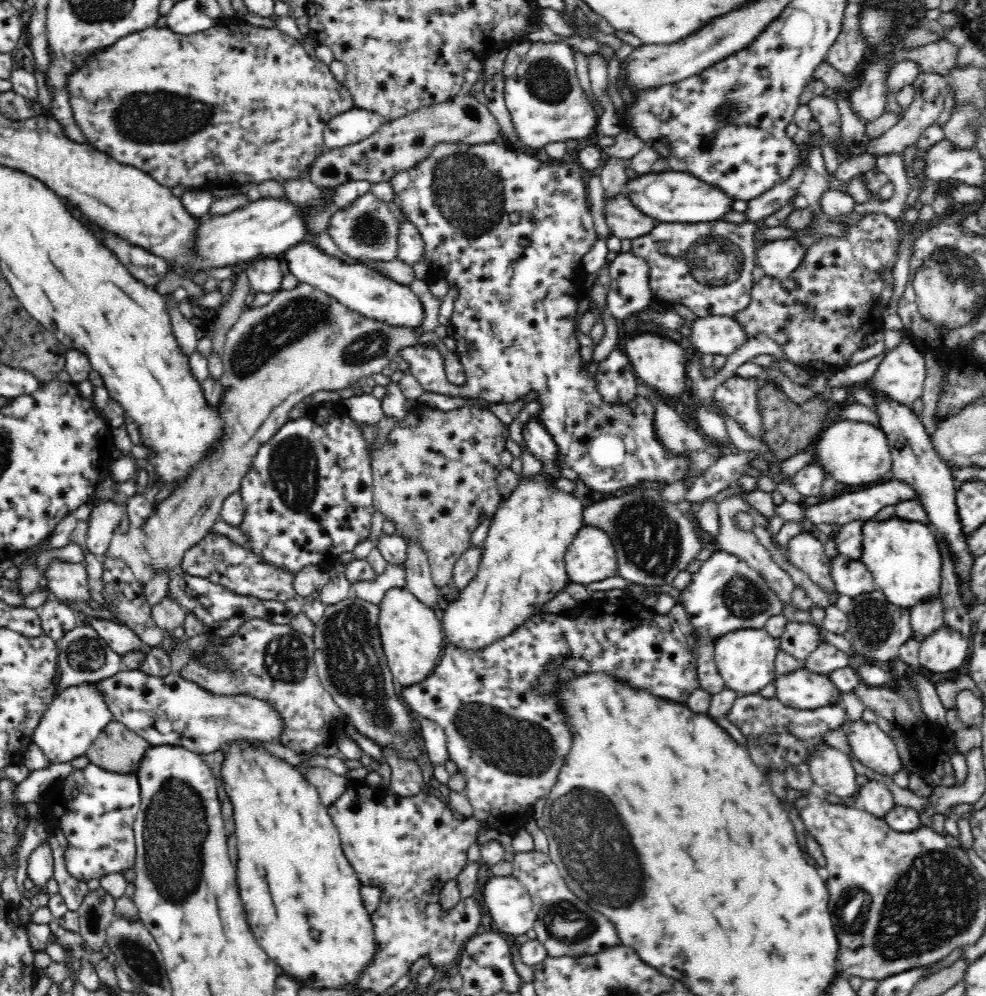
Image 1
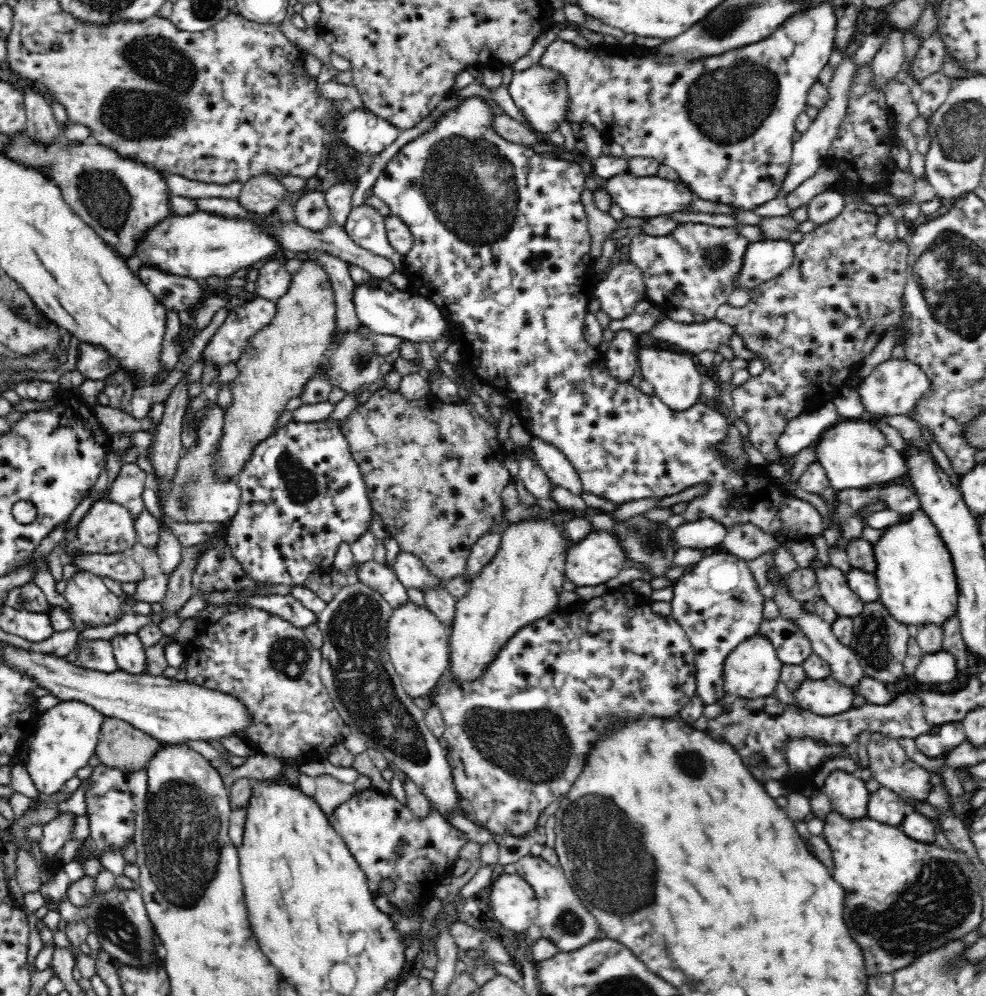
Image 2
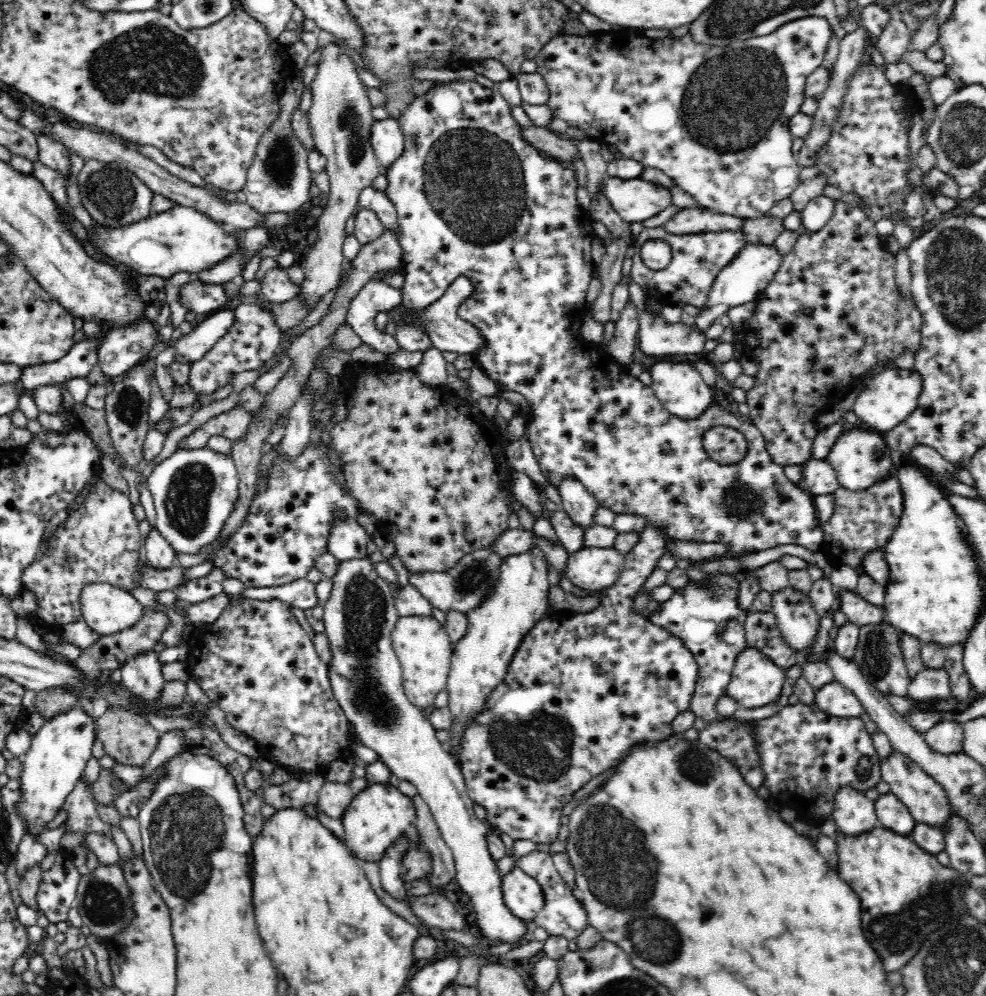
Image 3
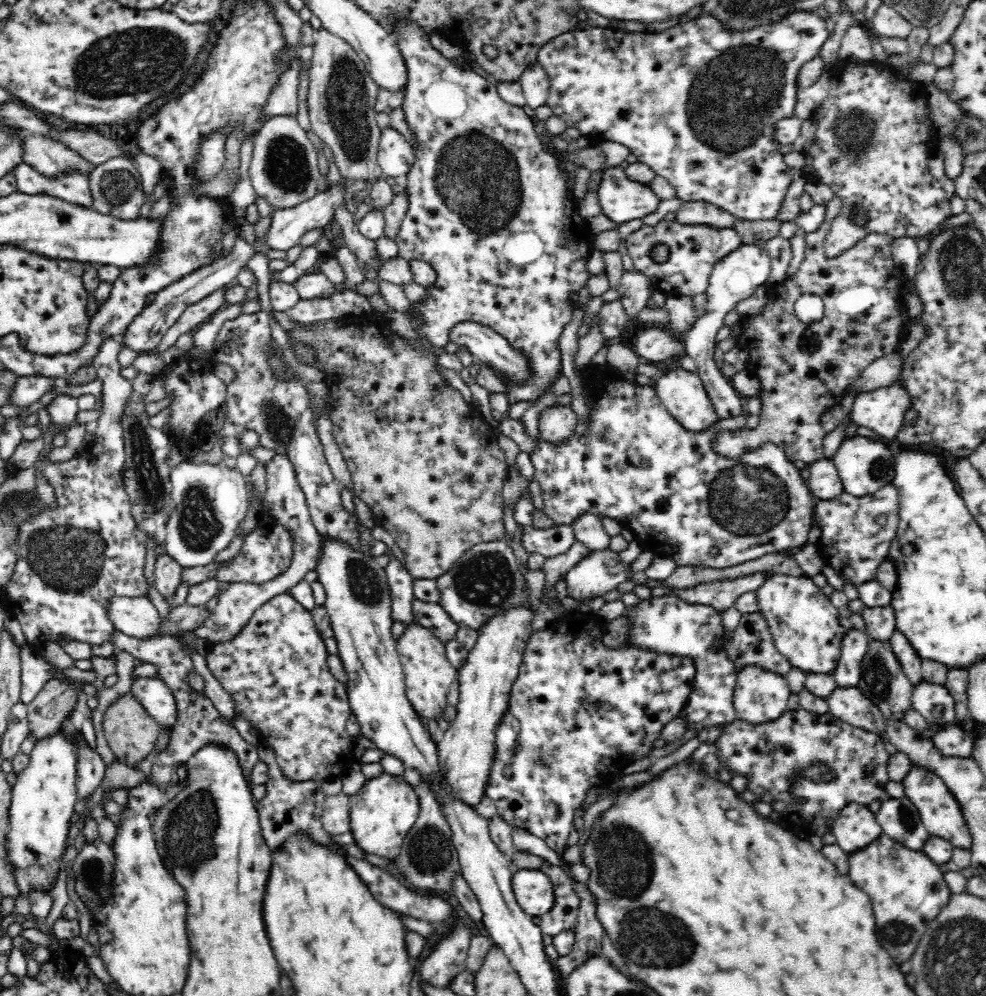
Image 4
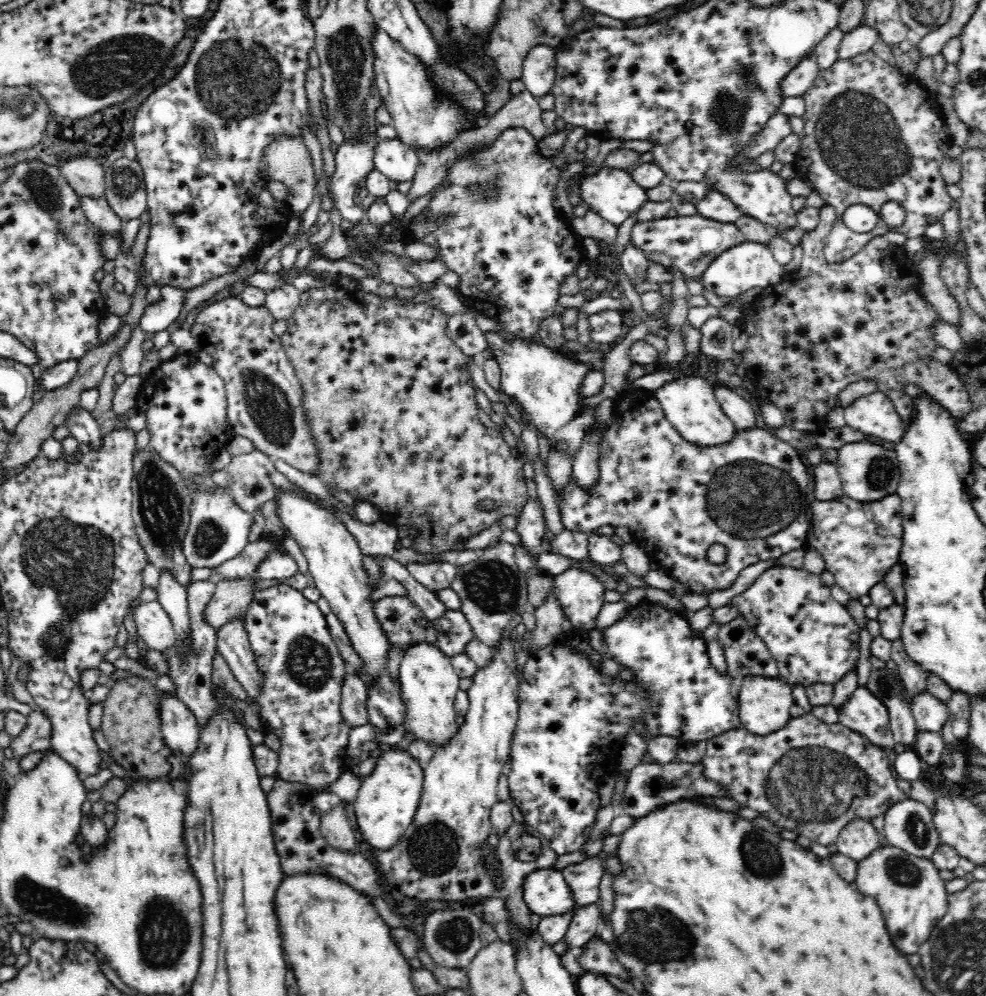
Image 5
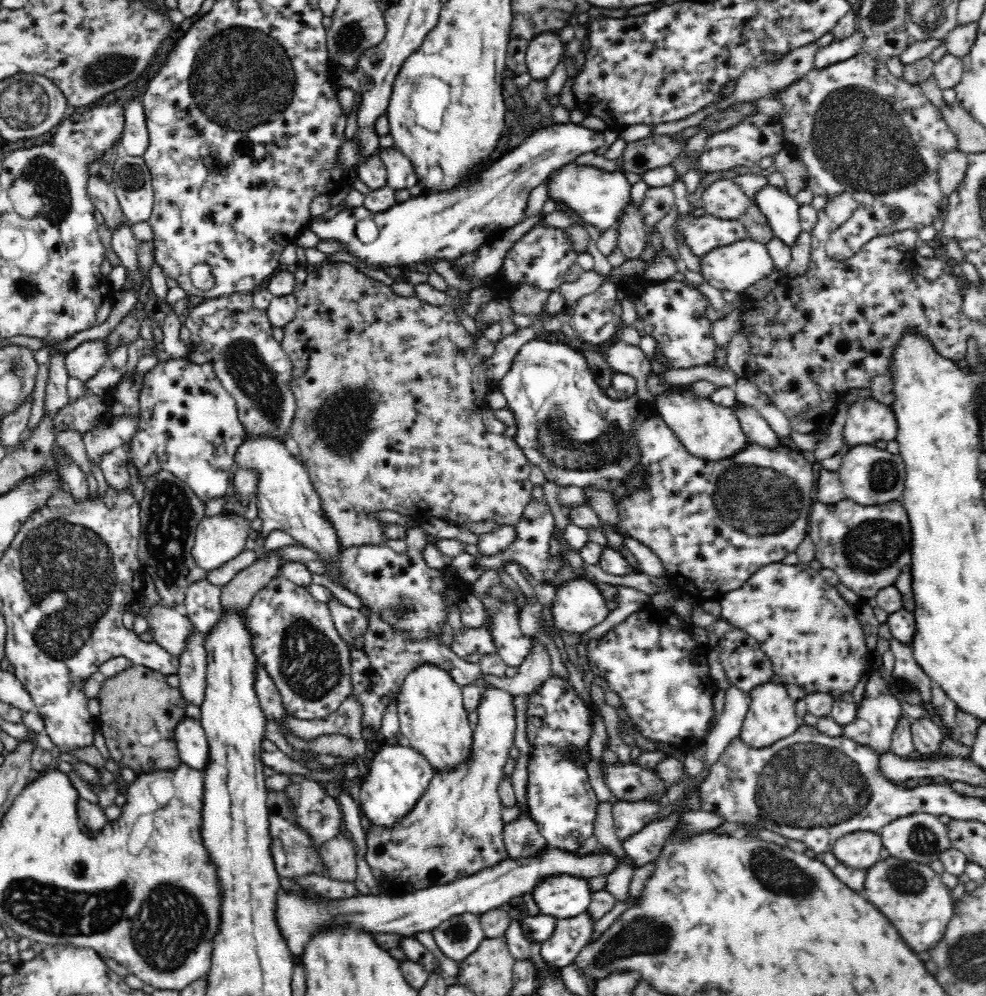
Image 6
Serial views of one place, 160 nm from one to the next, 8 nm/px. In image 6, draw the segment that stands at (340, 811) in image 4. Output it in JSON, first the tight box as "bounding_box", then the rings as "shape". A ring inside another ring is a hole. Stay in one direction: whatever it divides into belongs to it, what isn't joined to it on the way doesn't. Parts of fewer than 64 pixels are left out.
{"bounding_box":[318,832,356,882],"shape":[[[338,832],[334,838],[326,840],[318,848],[327,868],[327,876],[332,880],[354,882],[356,878],[356,850],[352,842]]]}

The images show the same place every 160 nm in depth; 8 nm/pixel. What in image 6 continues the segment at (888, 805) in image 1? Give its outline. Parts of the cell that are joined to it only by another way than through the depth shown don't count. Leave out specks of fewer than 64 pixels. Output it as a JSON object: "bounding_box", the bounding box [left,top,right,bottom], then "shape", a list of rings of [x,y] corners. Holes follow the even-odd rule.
{"bounding_box":[878,812,951,865],"shape":[[[912,812],[908,816],[900,816],[899,819],[886,824],[878,833],[883,845],[886,846],[892,856],[926,865],[938,860],[940,852],[951,847],[947,826],[942,824],[938,816],[927,812]]]}

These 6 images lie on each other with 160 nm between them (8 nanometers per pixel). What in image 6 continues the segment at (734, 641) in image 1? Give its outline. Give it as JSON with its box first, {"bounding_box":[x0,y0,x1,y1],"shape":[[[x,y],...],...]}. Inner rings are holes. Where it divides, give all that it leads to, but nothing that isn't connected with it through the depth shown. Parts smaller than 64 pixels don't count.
{"bounding_box":[740,682,798,748],"shape":[[[768,682],[750,690],[750,706],[742,724],[740,737],[754,748],[764,748],[782,740],[798,728],[795,700],[788,695],[785,684]]]}

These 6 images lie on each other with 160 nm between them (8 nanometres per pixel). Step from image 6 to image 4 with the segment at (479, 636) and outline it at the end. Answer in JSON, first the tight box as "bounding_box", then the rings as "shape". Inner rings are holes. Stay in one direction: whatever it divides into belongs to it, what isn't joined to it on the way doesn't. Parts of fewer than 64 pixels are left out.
{"bounding_box":[411,598,459,643],"shape":[[[412,598],[411,610],[413,623],[423,625],[424,628],[432,629],[441,641],[446,643],[455,638],[459,625],[444,611],[439,602],[428,602],[419,598]]]}

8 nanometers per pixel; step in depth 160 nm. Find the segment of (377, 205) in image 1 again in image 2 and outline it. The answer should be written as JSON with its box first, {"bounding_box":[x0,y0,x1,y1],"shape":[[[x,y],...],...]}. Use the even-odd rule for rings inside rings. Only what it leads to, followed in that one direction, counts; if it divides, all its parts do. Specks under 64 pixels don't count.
{"bounding_box":[342,203,405,272],"shape":[[[366,203],[351,209],[342,226],[348,236],[356,245],[377,254],[389,258],[396,270],[403,272],[405,268],[405,255],[396,252],[390,244],[385,227],[385,217]]]}

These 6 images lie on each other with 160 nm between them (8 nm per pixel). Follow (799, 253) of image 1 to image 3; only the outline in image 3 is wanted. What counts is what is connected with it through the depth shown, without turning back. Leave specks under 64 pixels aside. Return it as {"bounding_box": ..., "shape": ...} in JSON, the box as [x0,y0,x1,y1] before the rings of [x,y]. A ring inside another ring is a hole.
{"bounding_box":[693,243,784,332],"shape":[[[748,243],[736,258],[723,268],[717,276],[708,295],[707,307],[698,314],[693,326],[704,332],[710,324],[716,322],[718,316],[726,316],[732,306],[740,306],[758,298],[767,284],[773,279],[782,264],[784,254],[779,253],[779,248],[773,244]]]}

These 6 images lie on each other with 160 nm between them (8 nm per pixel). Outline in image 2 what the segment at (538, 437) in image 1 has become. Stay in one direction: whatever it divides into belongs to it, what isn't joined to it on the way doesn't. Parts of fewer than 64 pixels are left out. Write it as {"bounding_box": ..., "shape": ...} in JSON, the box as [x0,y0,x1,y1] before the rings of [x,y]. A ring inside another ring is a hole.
{"bounding_box":[530,438,582,495],"shape":[[[541,438],[530,439],[530,450],[540,468],[548,475],[554,485],[580,495],[582,481],[572,463],[559,448],[544,442]]]}

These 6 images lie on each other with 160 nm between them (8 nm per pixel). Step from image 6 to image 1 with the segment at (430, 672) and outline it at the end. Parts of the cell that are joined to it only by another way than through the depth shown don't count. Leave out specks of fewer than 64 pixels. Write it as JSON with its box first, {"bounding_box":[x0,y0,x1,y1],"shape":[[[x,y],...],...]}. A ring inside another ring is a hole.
{"bounding_box":[377,586,446,687],"shape":[[[406,586],[389,589],[377,606],[380,642],[394,685],[410,687],[419,684],[436,668],[446,643],[439,613],[420,602]]]}

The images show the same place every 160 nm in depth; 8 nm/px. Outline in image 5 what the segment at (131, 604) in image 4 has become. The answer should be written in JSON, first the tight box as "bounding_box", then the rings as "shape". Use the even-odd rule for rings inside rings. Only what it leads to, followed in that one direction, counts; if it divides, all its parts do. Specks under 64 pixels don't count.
{"bounding_box":[132,601,178,651],"shape":[[[157,601],[141,602],[132,605],[132,620],[136,623],[138,636],[150,649],[164,651],[178,639],[169,615]]]}

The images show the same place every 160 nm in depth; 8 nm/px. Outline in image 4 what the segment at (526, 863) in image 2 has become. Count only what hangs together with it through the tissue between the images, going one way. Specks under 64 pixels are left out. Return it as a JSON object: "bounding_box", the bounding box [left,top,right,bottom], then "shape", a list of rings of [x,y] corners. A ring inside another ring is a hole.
{"bounding_box":[538,859,580,937],"shape":[[[545,859],[538,869],[548,876],[554,891],[554,905],[548,912],[544,912],[544,914],[539,916],[542,932],[554,937],[562,931],[572,931],[577,923],[578,904],[580,904],[580,899],[578,899],[578,895],[576,895],[576,891],[574,891],[572,886],[572,877],[562,867],[550,864]]]}

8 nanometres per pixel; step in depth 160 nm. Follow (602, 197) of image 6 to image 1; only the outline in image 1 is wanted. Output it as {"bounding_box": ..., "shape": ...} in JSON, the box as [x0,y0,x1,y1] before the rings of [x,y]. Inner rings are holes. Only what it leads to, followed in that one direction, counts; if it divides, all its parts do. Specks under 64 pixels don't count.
{"bounding_box":[627,170,734,223],"shape":[[[666,170],[659,173],[638,175],[627,182],[628,199],[645,216],[658,222],[704,223],[723,219],[726,212],[733,211],[734,200],[727,192],[696,178],[689,172]]]}

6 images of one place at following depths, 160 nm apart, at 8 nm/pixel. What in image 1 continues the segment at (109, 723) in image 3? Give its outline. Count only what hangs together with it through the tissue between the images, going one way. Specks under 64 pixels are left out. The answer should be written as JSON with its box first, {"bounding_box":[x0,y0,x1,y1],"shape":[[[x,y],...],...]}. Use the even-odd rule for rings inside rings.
{"bounding_box":[85,722,151,773],"shape":[[[121,722],[104,727],[85,752],[90,763],[117,773],[135,773],[151,744]]]}

